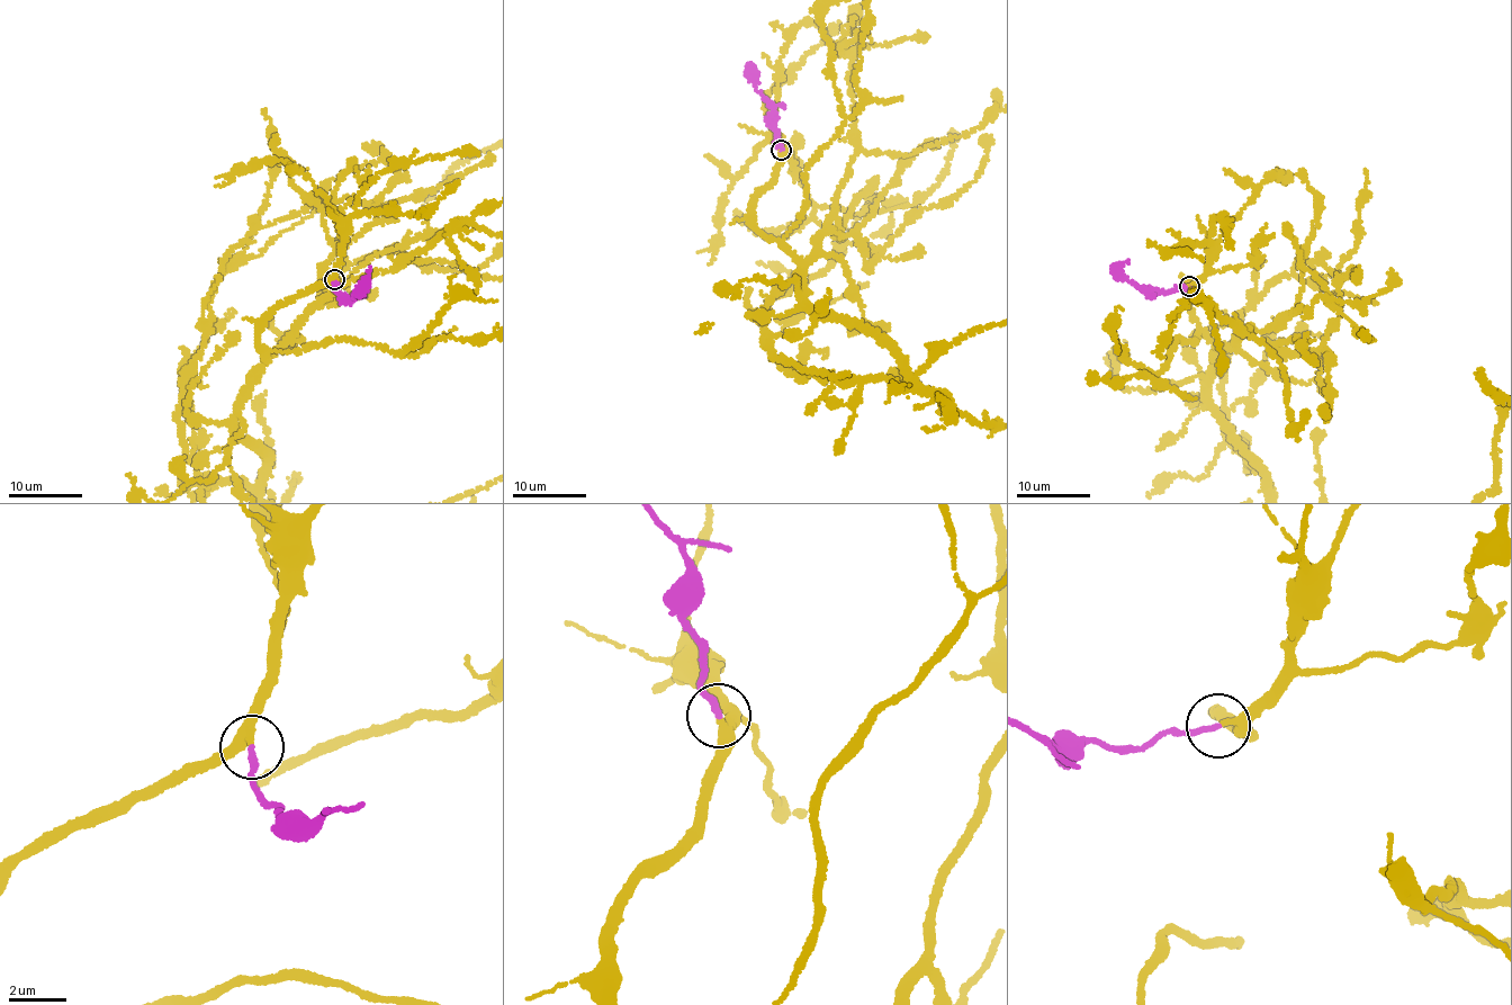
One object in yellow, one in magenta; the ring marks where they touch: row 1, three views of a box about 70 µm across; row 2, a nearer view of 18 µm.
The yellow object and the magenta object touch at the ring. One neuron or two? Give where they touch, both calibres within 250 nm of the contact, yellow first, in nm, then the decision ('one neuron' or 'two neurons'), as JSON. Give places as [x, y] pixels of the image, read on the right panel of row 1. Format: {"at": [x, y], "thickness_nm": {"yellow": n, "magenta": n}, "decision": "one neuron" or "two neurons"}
{"at": [1189, 286], "thickness_nm": {"yellow": 200, "magenta": 200}, "decision": "one neuron"}

